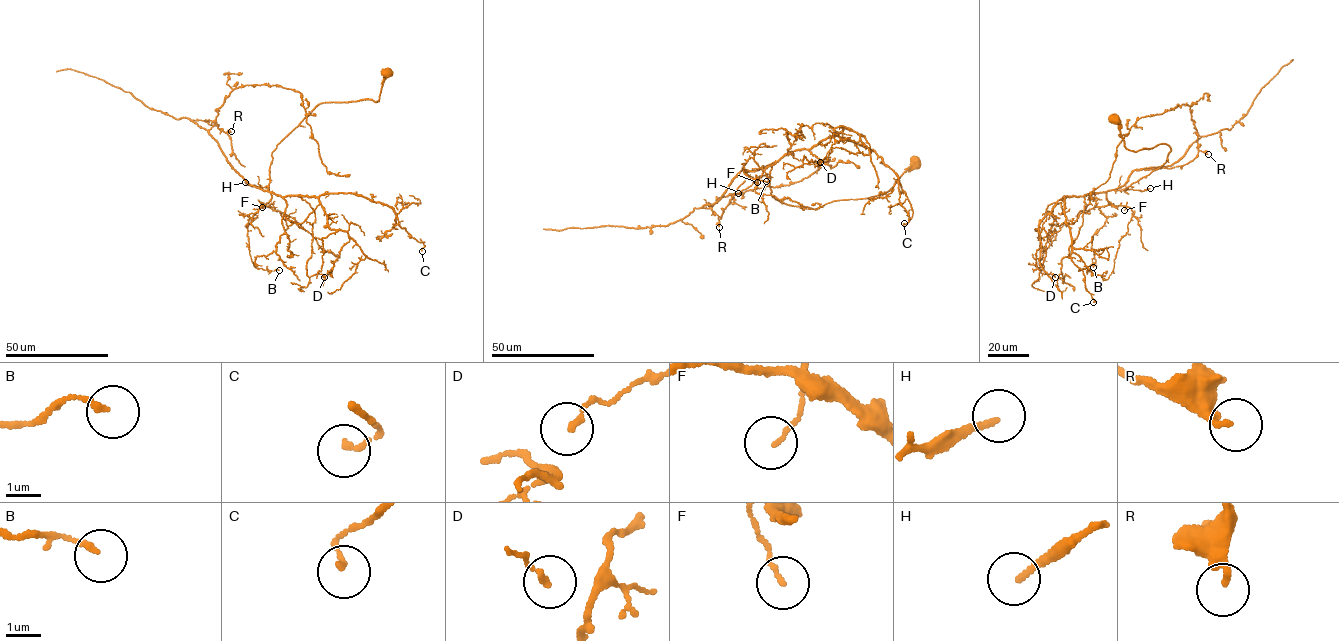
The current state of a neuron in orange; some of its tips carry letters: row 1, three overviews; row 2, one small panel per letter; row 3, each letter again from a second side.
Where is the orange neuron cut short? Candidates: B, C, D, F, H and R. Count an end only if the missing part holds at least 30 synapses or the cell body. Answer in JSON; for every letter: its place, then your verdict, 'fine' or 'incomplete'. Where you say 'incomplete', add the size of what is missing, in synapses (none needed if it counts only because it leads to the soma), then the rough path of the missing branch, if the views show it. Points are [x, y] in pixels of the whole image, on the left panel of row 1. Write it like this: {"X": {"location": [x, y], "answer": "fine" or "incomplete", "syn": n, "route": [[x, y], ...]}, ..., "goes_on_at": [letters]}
{"B": {"location": [279, 270], "answer": "fine"}, "C": {"location": [422, 251], "answer": "fine"}, "D": {"location": [324, 277], "answer": "fine"}, "F": {"location": [262, 207], "answer": "fine"}, "H": {"location": [245, 182], "answer": "fine"}, "R": {"location": [231, 131], "answer": "fine"}, "goes_on_at": []}

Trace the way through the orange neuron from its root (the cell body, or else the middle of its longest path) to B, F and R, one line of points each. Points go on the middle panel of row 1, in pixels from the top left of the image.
B: (915, 162), (883, 194), (813, 209), (773, 197), (776, 162), (763, 170), (750, 157), (745, 174), (766, 181)
F: (915, 162), (883, 194), (831, 201), (813, 209), (786, 205), (772, 196), (769, 171), (775, 162), (757, 182)
R: (915, 162), (883, 194), (813, 209), (772, 196), (771, 165), (743, 170), (703, 207), (717, 214), (719, 227)

